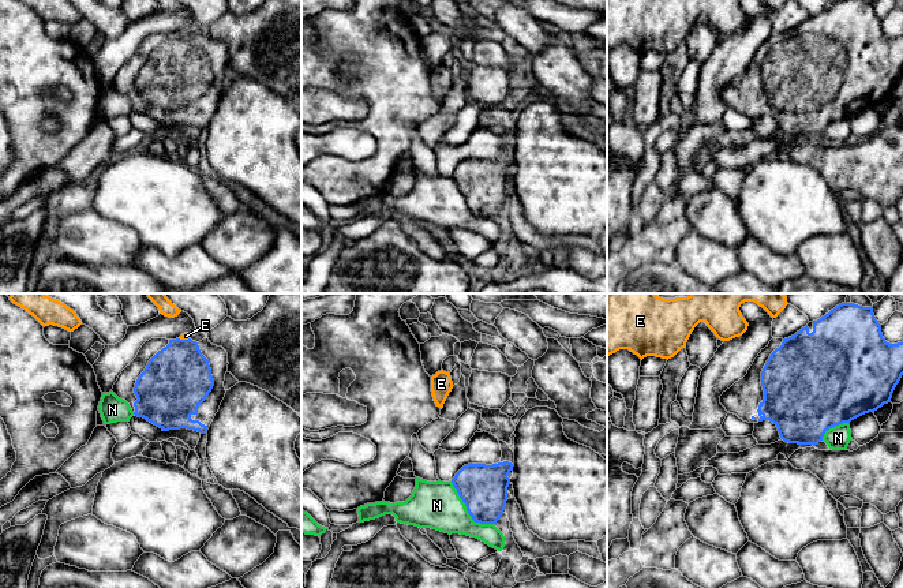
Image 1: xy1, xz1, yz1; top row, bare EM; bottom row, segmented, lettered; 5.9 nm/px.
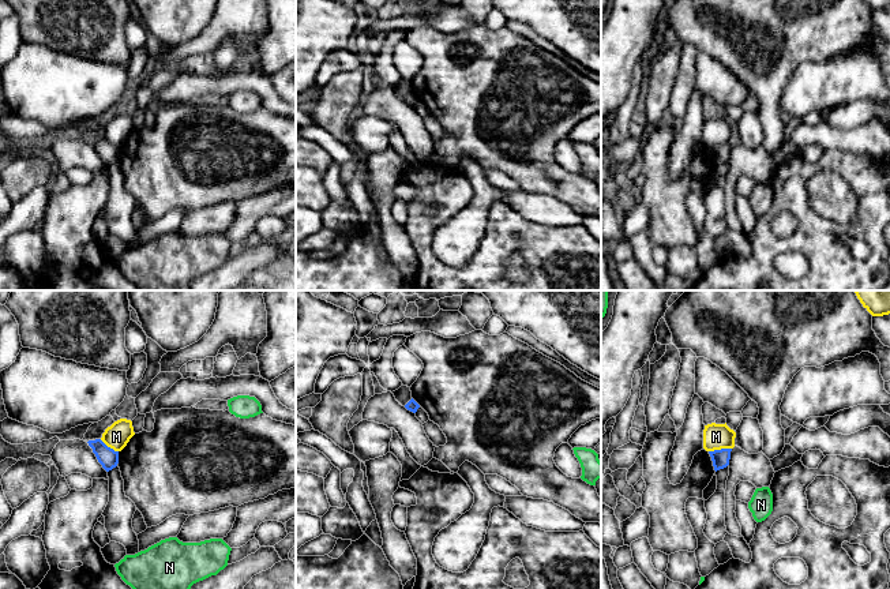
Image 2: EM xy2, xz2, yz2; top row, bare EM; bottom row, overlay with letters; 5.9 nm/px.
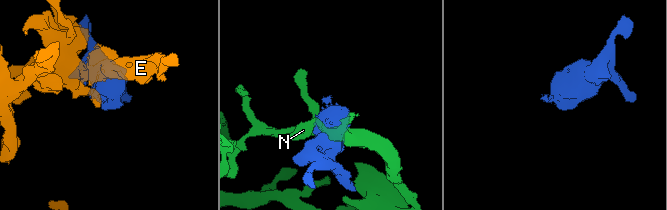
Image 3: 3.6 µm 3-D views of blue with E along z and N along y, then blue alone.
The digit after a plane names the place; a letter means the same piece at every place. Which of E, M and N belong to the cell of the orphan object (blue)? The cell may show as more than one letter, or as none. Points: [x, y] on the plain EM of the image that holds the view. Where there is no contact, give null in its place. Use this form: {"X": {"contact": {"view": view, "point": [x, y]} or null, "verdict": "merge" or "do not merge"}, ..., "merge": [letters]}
{"E": {"contact": {"view": "xy1", "point": [184, 34]}, "verdict": "do not merge"}, "M": {"contact": {"view": "yz2", "point": [720, 145]}, "verdict": "do not merge"}, "N": {"contact": {"view": "xz1", "point": [467, 203]}, "verdict": "do not merge"}, "merge": []}

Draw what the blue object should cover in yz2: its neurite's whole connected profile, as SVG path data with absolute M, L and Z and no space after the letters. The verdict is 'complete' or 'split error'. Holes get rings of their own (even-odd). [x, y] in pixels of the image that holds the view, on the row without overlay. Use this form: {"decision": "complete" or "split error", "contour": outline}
{"decision": "complete", "contour": "M721 143L721 145L709 146L716 166L729 160L731 146L732 143Z"}

